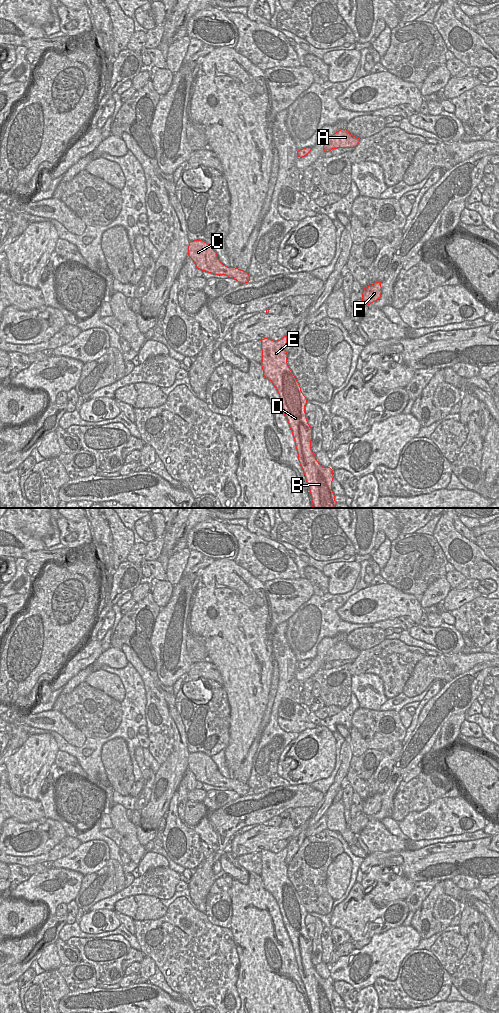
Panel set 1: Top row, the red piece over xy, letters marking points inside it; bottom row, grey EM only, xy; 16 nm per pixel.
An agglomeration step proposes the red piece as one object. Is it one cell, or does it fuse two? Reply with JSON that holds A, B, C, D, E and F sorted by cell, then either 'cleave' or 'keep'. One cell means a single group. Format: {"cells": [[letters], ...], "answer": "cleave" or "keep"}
{"cells": [["A", "B", "C", "D", "E", "F"]], "answer": "keep"}

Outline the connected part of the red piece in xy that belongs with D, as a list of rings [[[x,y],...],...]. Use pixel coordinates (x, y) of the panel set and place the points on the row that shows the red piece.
[[[287,336],[278,341],[261,341],[263,375],[276,388],[283,412],[295,441],[300,466],[311,494],[313,508],[337,508],[332,491],[333,470],[323,467],[311,450],[312,427],[308,424],[305,405],[307,399],[290,370],[285,350]]]

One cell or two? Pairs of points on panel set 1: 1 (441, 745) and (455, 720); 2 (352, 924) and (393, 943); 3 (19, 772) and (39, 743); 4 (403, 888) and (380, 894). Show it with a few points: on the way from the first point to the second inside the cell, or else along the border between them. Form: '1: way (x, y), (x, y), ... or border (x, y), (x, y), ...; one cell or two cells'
1: way (445, 739), (445, 734), (450, 725); one cell
2: border (396, 926), (370, 937); two cells
3: way (26, 765), (39, 750); one cell
4: way (397, 889), (386, 890); one cell

